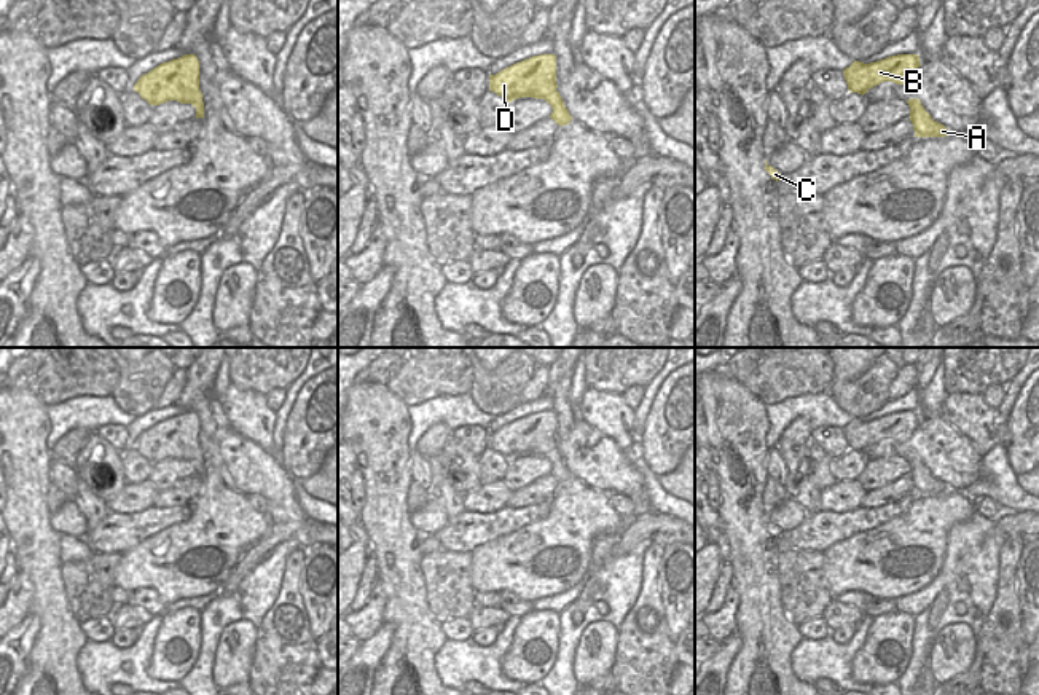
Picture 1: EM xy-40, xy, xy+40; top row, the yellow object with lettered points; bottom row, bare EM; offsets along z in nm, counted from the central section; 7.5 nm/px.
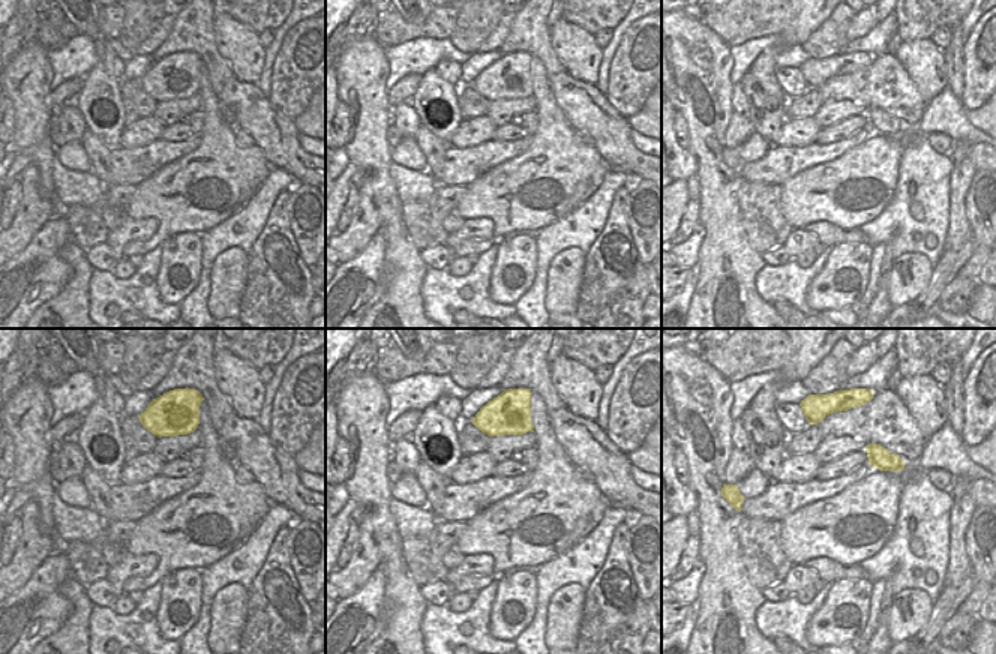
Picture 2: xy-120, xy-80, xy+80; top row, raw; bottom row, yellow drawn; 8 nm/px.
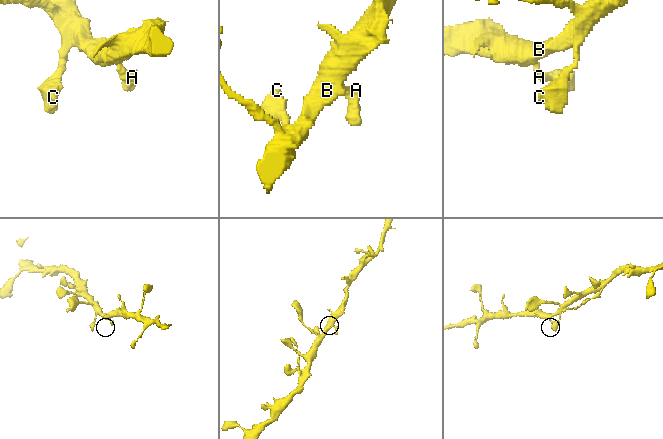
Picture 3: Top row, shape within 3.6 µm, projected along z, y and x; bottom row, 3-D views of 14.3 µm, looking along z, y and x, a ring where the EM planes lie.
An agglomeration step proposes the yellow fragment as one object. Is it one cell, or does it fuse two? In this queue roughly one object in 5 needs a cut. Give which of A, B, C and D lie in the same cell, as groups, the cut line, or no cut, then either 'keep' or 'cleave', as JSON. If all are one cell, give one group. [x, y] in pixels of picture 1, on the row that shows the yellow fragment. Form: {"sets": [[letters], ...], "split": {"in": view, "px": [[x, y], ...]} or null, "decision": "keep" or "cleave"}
{"sets": [["A", "B", "C", "D"]], "split": null, "decision": "keep"}

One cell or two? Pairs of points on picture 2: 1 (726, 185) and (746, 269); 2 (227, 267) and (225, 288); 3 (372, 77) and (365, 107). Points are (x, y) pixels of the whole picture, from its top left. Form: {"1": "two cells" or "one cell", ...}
{"1": "one cell", "2": "one cell", "3": "one cell"}

